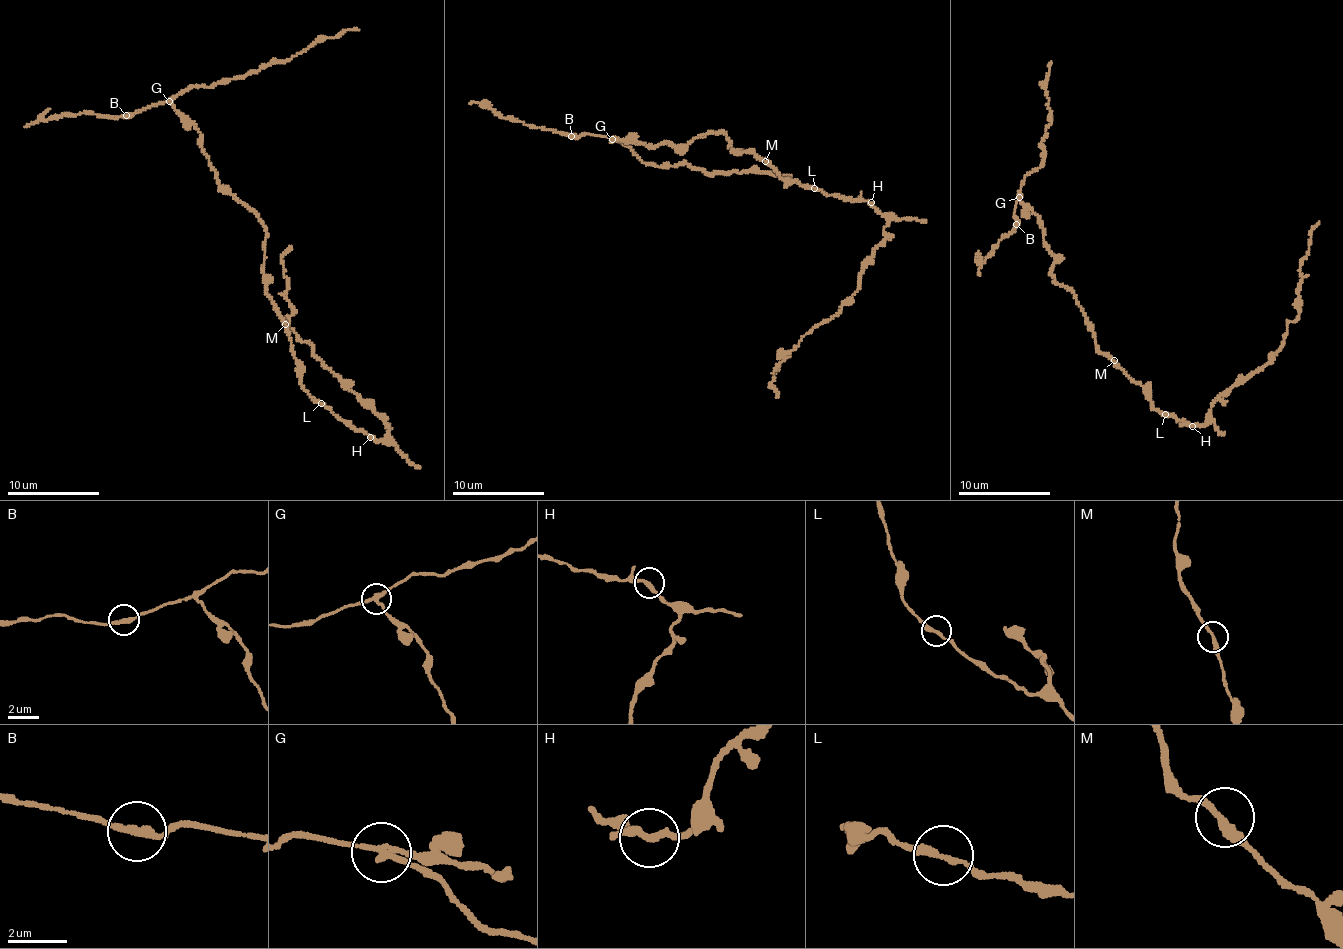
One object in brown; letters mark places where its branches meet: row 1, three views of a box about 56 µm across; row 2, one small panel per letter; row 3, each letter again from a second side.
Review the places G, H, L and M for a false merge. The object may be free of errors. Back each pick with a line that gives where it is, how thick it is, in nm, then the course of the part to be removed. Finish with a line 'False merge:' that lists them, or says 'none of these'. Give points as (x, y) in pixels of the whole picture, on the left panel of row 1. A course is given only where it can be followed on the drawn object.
G: Place: (169, 101). Thickness 200 nm. Course of the part to remove: (170, 101), (190, 89), (251, 74), (271, 63), (289, 61), (311, 46), (340, 36), (348, 29), (359, 29)
False merge: G

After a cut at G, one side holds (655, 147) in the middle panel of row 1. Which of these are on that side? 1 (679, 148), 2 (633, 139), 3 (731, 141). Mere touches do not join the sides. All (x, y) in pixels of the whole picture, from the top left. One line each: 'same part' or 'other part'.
1: same part
2: same part
3: same part

